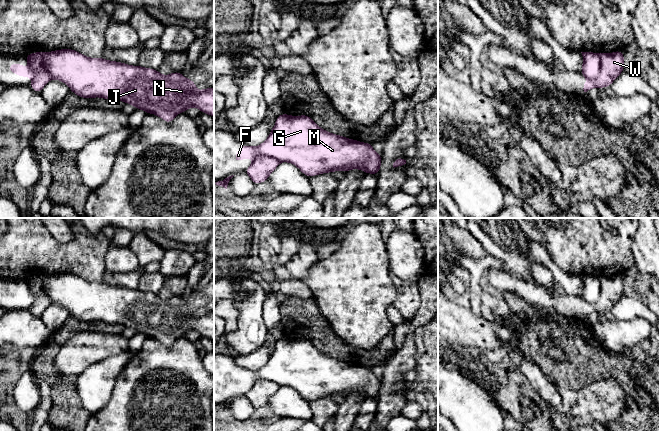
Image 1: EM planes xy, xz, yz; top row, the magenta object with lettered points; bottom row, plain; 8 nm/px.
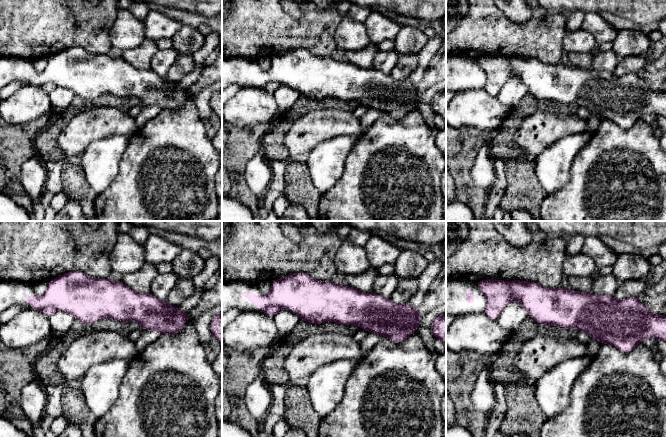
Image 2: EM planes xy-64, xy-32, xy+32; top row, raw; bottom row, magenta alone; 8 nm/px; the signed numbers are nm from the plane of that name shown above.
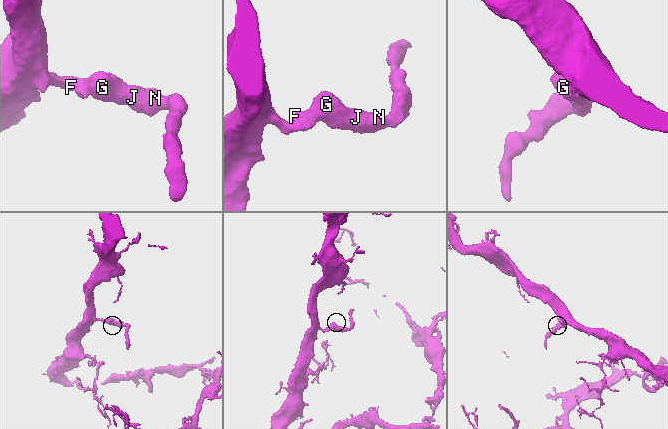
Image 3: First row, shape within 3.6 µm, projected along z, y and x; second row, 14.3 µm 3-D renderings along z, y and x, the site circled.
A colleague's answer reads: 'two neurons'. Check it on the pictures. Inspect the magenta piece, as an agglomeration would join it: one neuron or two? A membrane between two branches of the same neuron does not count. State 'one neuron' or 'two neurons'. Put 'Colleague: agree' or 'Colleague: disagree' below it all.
two neurons
Colleague: agree

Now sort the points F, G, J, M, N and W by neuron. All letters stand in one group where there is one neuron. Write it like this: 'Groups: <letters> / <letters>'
Groups: F G J M N / W

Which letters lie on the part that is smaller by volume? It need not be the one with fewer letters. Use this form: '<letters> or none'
F, G, J, M, N

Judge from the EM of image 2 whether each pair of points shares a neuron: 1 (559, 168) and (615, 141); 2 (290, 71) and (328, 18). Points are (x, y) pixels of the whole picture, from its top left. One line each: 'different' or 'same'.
1: different
2: different

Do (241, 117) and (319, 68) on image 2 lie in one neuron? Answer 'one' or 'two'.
two

